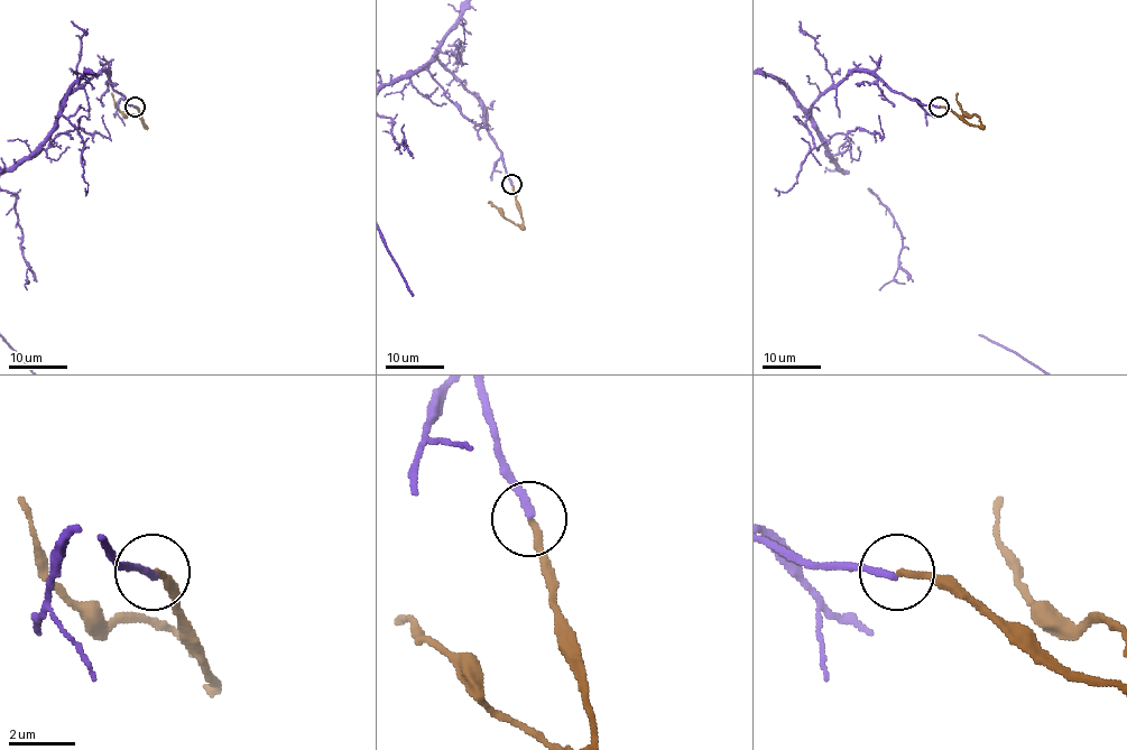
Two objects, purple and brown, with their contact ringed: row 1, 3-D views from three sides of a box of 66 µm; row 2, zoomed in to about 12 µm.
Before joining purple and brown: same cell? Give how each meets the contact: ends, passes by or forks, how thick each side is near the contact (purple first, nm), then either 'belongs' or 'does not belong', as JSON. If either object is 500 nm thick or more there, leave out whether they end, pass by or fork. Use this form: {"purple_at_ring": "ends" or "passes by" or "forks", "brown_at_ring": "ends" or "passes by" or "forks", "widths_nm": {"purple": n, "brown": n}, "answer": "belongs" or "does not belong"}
{"purple_at_ring": "ends", "brown_at_ring": "ends", "widths_nm": {"purple": 240, "brown": 200}, "answer": "does not belong"}

